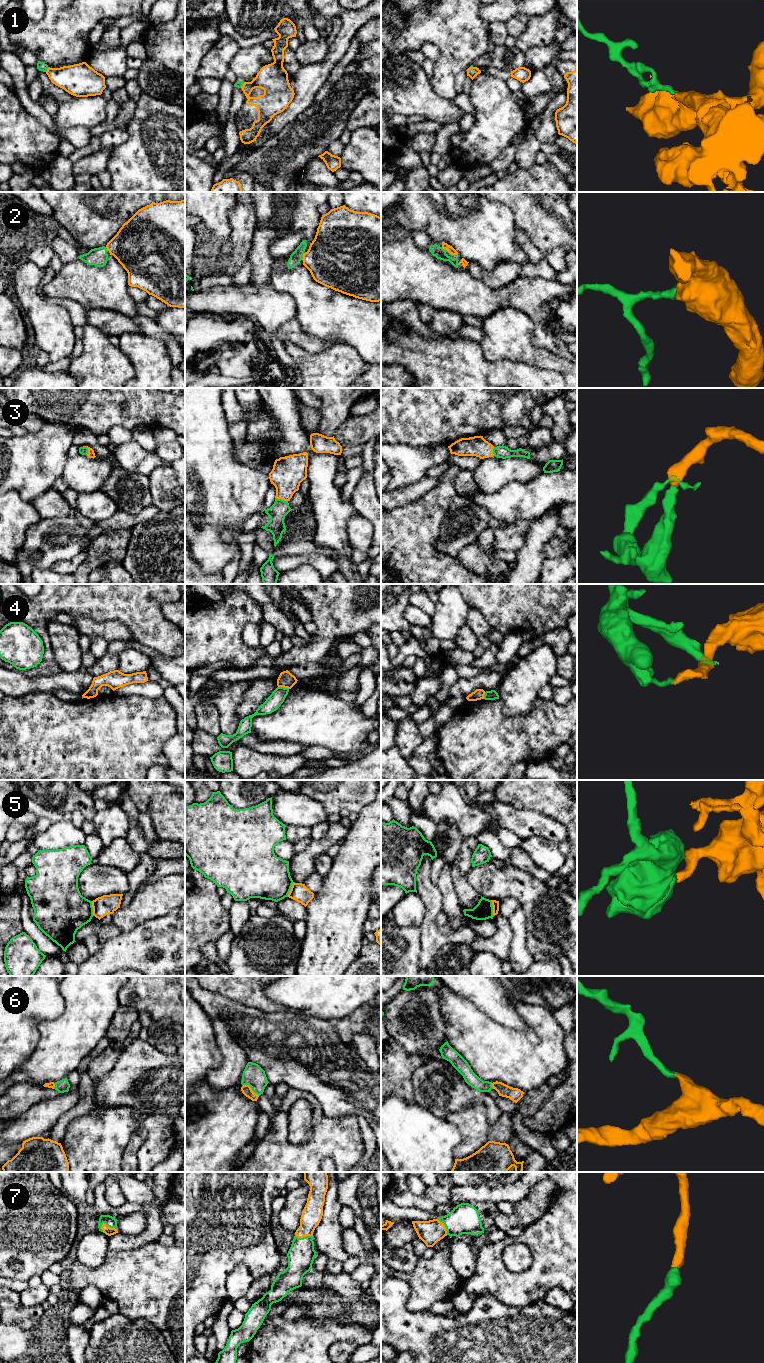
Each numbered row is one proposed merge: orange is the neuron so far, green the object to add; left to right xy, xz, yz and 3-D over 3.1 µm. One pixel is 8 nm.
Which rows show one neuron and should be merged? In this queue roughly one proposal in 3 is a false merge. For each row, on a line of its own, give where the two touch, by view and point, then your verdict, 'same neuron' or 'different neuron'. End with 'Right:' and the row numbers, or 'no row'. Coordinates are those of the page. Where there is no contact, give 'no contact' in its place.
1: xy (47, 69) | different neuron
2: xz (303, 256) | same neuron
3: xz (281, 498) | same neuron
4: xz (283, 686) | different neuron
5: yz (493, 908) | different neuron
6: xz (251, 1089) | same neuron
7: xy (107, 1226) | same neuron
Right: 2, 3, 6, 7

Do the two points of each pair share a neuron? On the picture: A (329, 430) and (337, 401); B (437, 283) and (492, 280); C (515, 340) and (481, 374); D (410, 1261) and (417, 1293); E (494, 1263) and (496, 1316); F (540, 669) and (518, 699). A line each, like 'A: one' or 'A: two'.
A: one
B: two
C: two
D: two
E: two
F: one

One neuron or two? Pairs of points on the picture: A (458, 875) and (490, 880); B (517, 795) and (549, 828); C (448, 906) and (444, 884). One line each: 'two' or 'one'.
A: two
B: two
C: one

